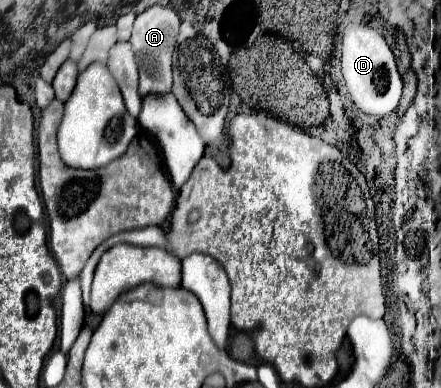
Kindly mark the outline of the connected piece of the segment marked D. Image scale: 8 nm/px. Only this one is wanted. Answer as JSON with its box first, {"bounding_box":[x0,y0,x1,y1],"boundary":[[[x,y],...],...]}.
{"bounding_box":[341,25,403,117],"boundary":[[[349,25],[345,29],[341,71],[343,71],[343,79],[353,103],[363,113],[373,115],[373,117],[385,117],[397,109],[401,91],[403,91],[403,81],[395,67],[393,51],[389,49],[385,37],[379,31],[367,25]]]}

